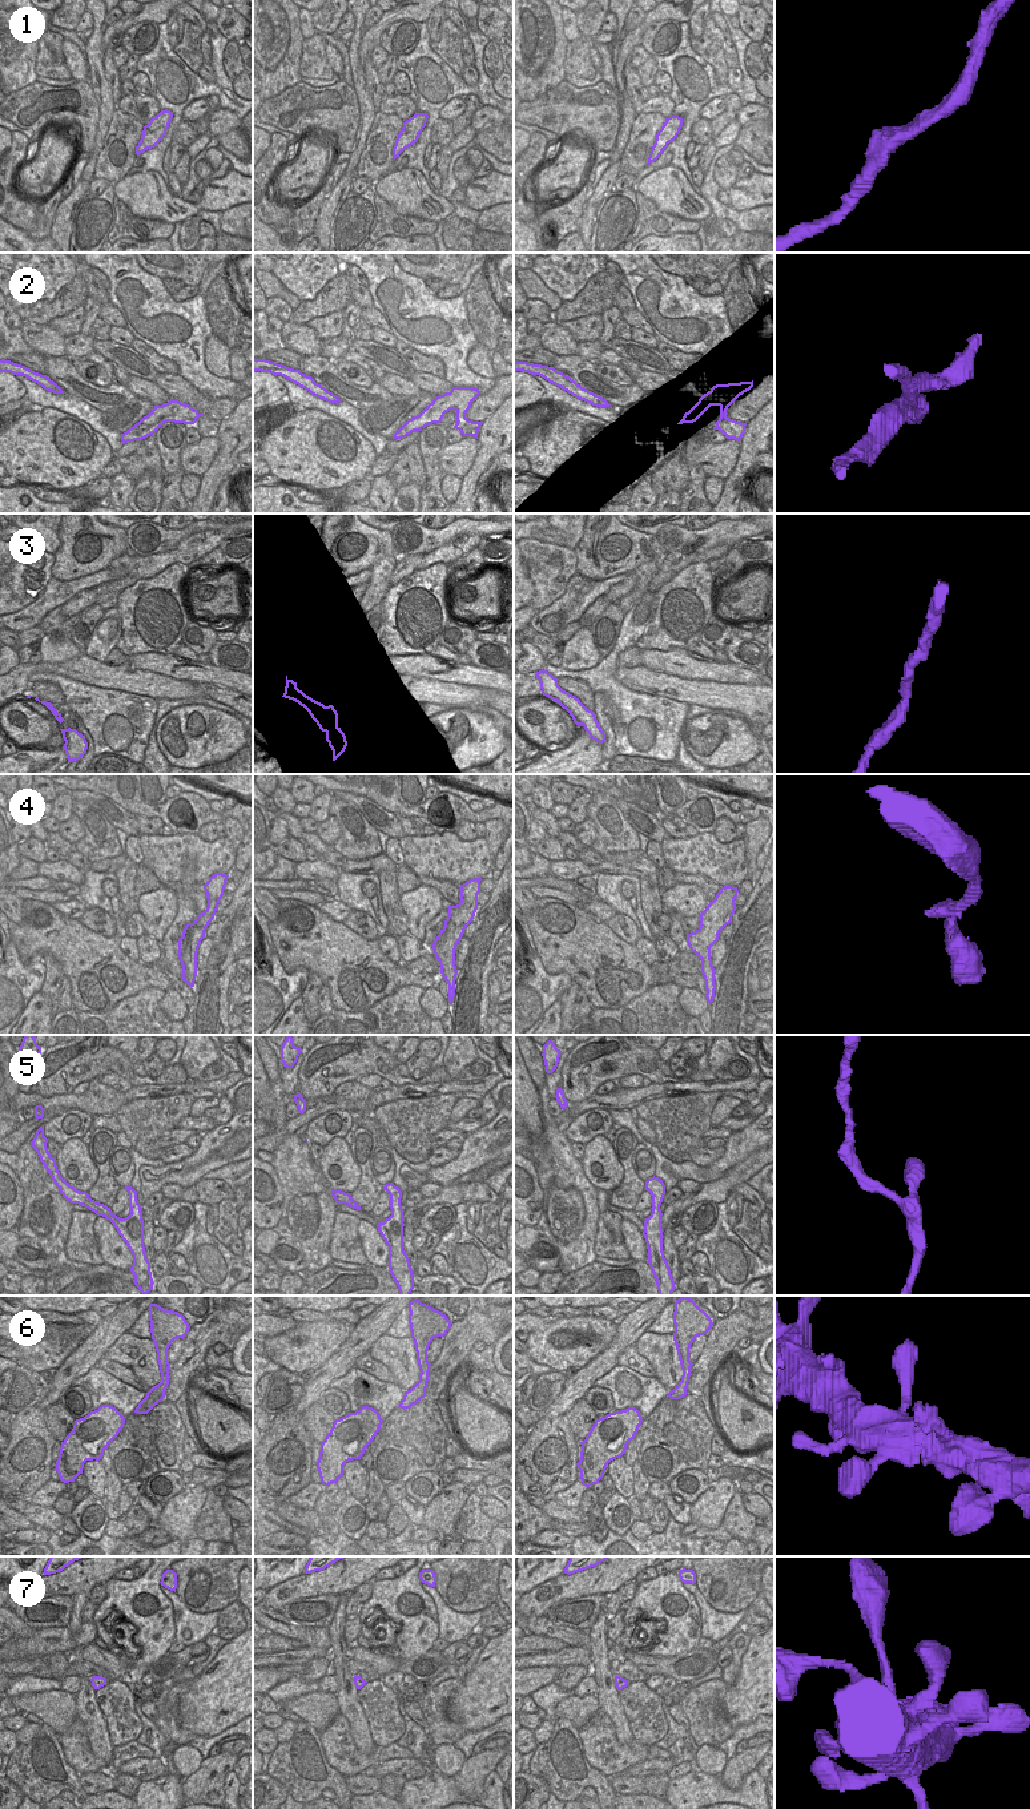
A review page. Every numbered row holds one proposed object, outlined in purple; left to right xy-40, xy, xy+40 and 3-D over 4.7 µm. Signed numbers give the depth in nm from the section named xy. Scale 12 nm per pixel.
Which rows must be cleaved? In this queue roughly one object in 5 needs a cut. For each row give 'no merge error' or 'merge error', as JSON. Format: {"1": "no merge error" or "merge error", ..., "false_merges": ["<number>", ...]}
{"1": "no merge error", "2": "merge error", "3": "no merge error", "4": "no merge error", "5": "no merge error", "6": "no merge error", "7": "no merge error", "false_merges": ["2"]}

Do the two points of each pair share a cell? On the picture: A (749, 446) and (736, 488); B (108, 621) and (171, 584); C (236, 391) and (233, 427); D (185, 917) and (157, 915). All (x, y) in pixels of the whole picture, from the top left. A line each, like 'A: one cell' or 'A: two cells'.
A: one cell
B: two cells
C: two cells
D: two cells

